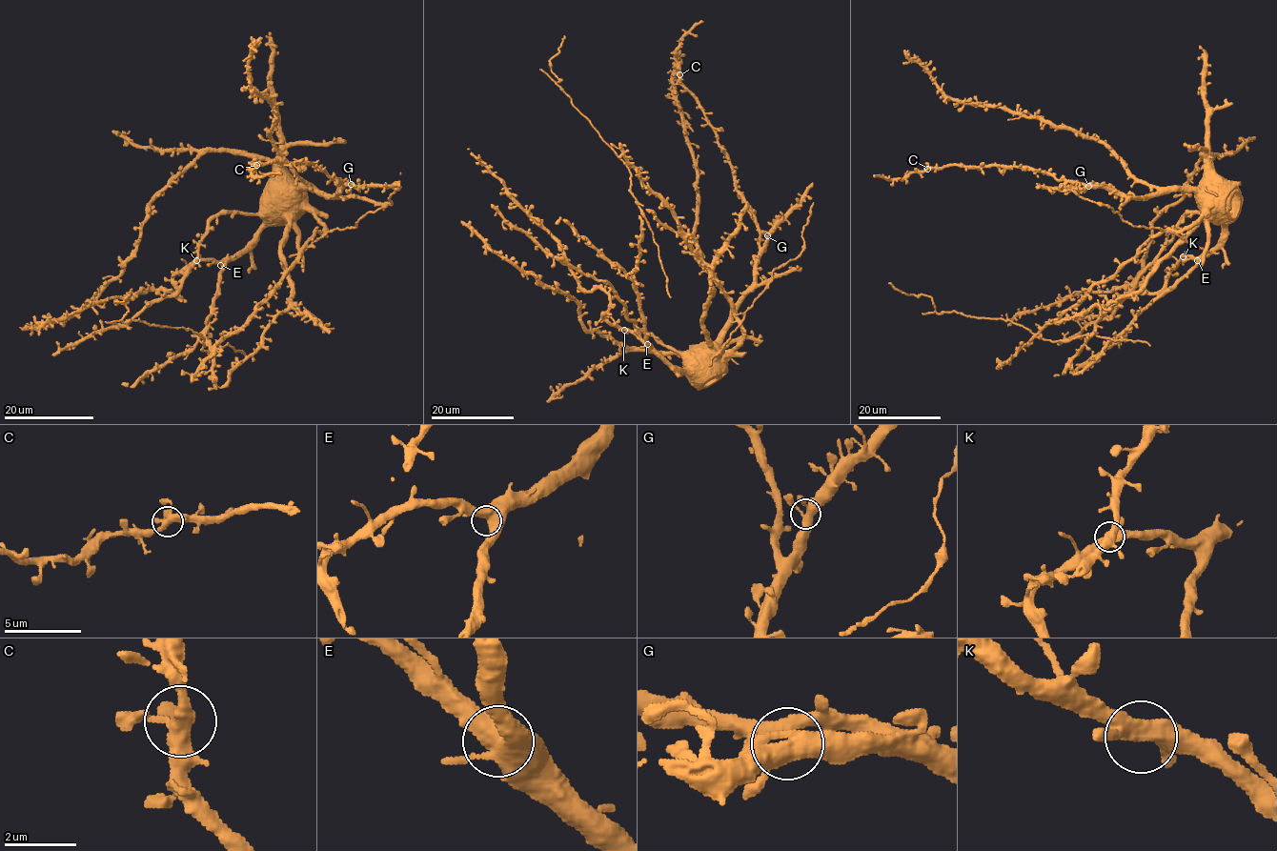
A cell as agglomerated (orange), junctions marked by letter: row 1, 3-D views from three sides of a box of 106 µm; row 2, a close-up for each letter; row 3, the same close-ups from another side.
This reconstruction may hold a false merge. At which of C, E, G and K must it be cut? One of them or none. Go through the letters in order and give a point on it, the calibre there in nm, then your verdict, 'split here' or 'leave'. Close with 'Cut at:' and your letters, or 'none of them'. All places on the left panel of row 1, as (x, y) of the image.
C: (256, 165) | 400 nm | leave
E: (220, 265) | 500 nm | leave
G: (351, 184) | 440 nm | leave
K: (196, 260) | 400 nm | leave
Cut at: none of them

